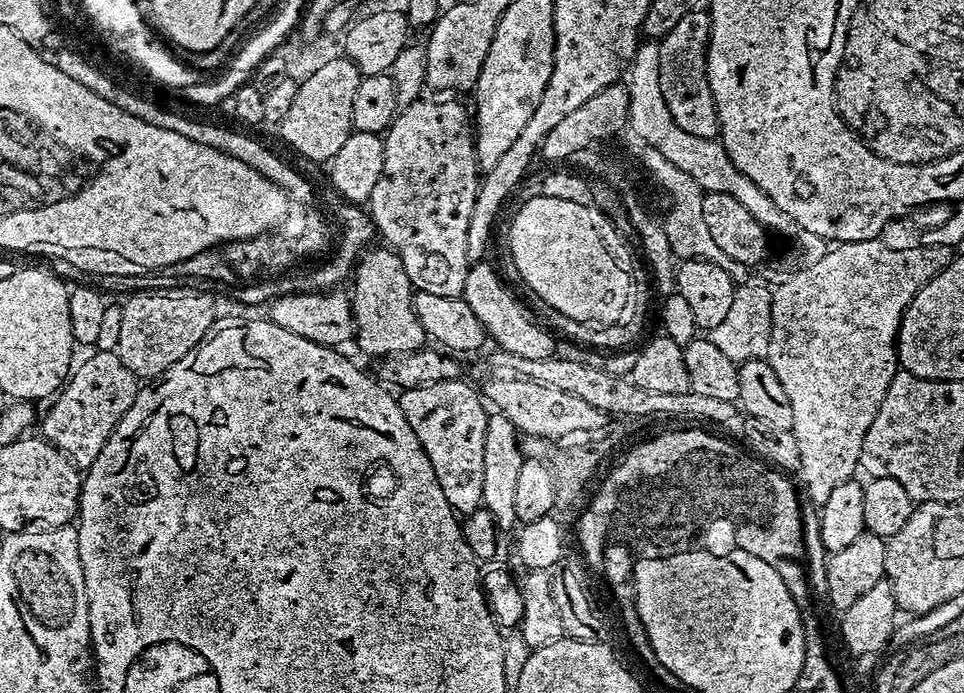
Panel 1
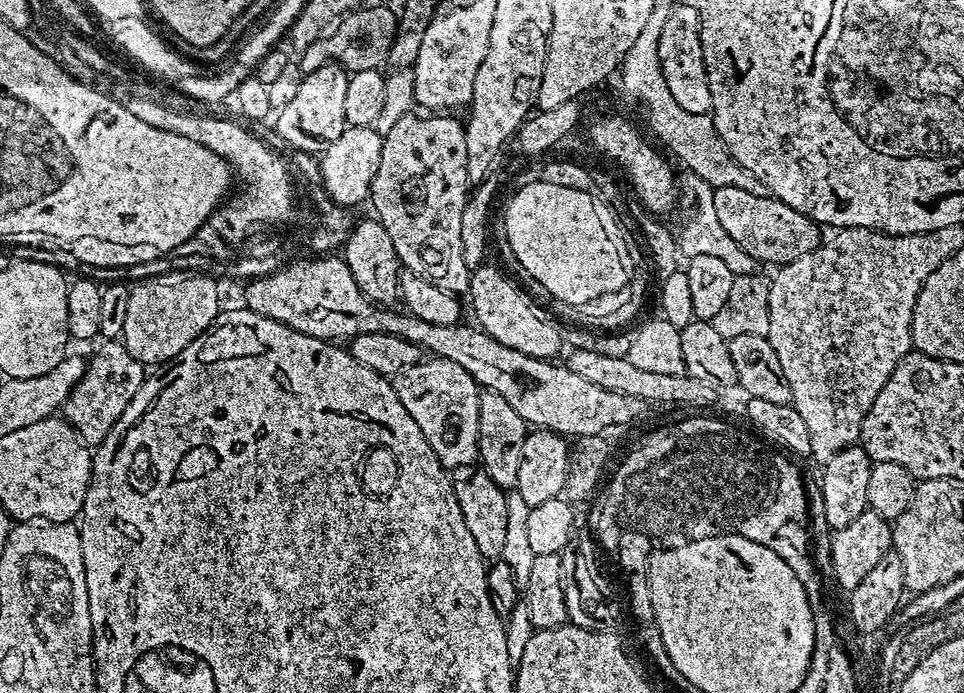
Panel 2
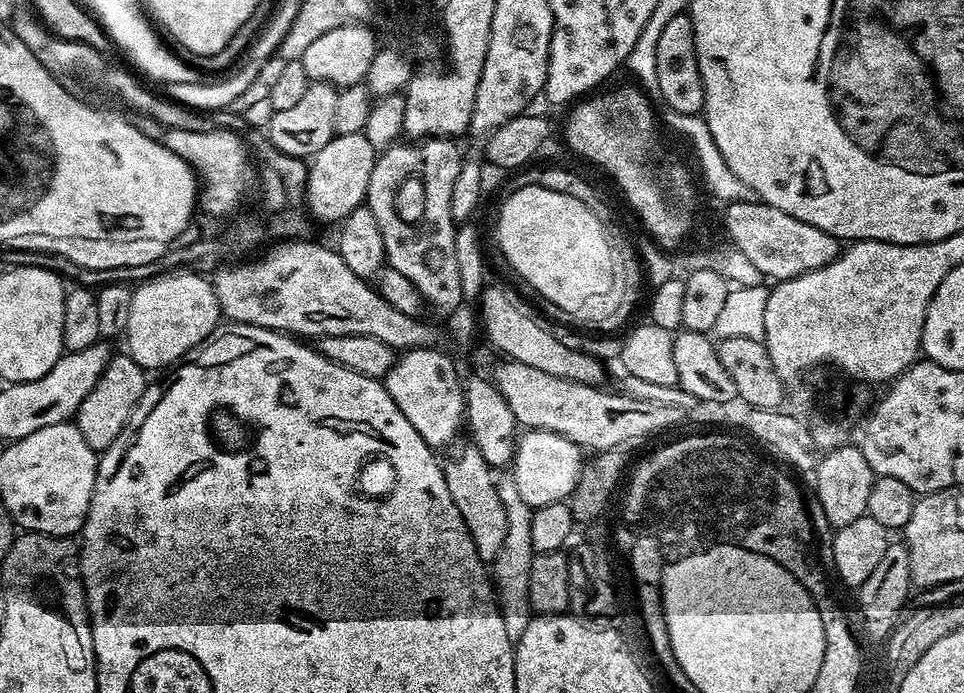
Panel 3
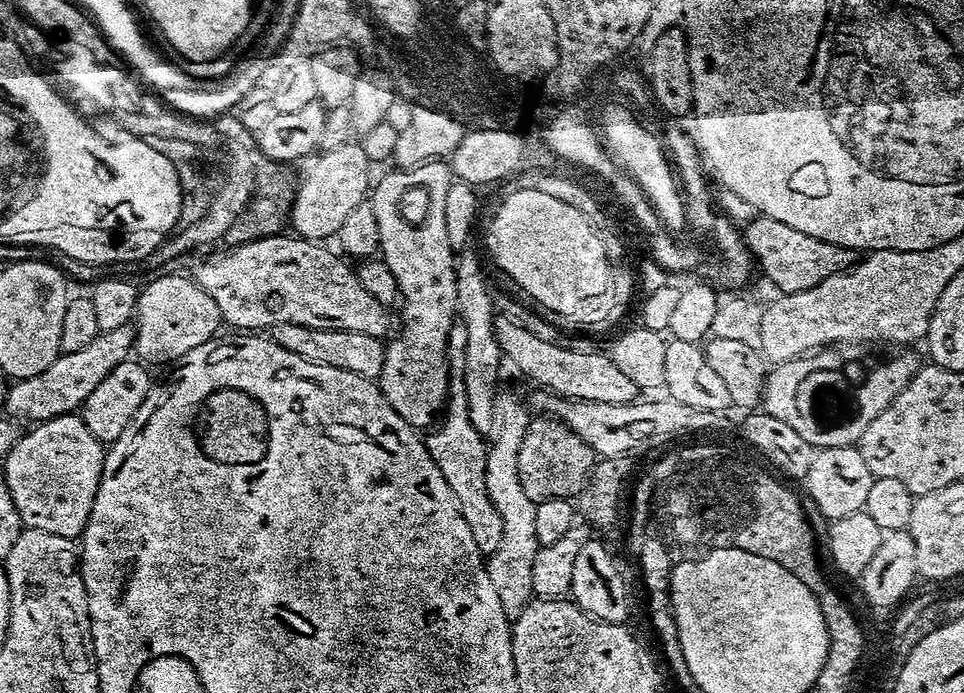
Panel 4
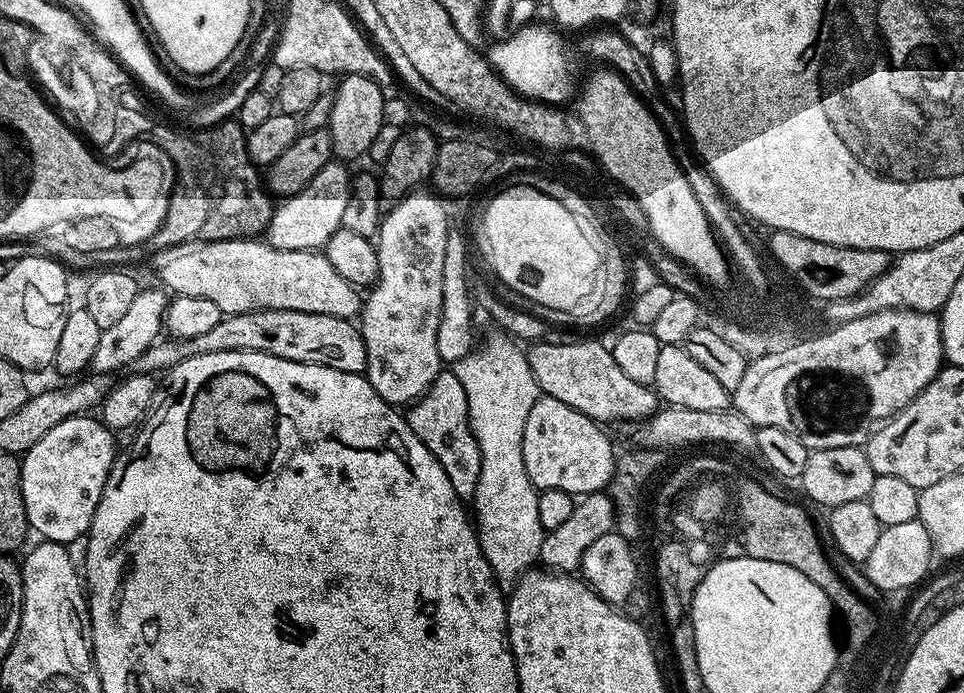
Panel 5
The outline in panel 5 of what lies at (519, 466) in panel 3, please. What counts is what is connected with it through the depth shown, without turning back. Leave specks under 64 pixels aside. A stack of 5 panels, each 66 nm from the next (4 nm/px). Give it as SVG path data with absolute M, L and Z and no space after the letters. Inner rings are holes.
M541 394L534 406L530 406L530 414L526 417L526 430L522 430L522 462L526 462L526 474L530 474L532 485L540 492L562 490L573 498L605 491L616 469L618 452L617 449L612 449L611 438L600 428L603 427L597 421L566 406L566 402L558 402L558 398Z

